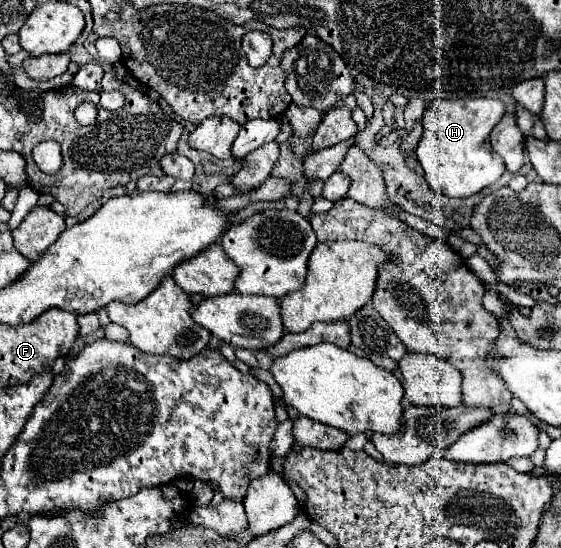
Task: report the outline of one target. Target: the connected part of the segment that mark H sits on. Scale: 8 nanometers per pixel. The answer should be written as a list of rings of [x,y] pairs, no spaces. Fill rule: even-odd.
[[[492,98],[434,100],[424,112],[424,134],[414,150],[426,182],[442,196],[468,198],[492,186],[502,174],[502,158],[490,148],[490,132],[502,120],[504,104]]]

